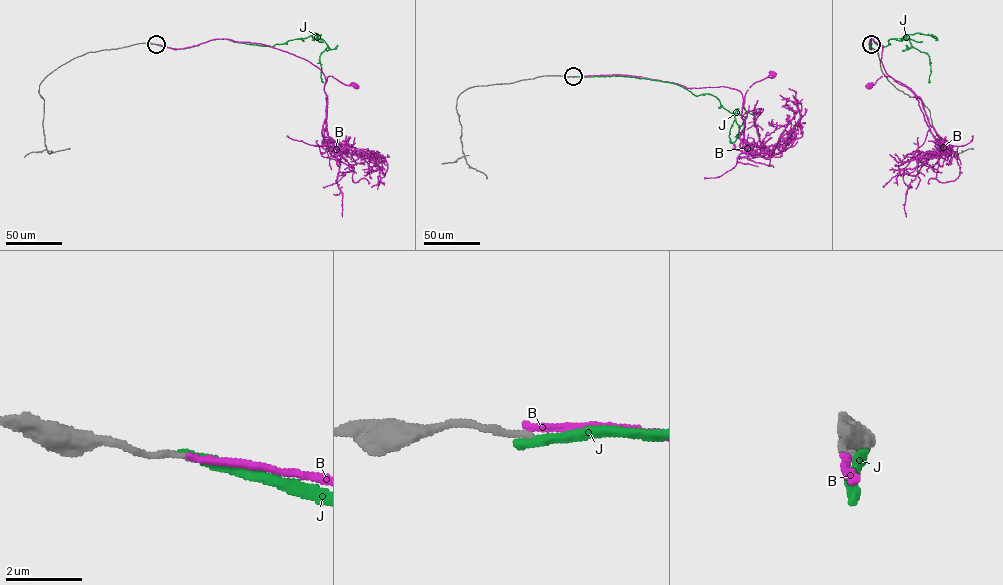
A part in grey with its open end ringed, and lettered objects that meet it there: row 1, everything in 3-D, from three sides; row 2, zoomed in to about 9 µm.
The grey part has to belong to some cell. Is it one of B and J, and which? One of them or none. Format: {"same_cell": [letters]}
{"same_cell": []}

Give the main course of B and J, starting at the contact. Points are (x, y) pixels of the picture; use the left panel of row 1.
B: (155, 44), (183, 48), (223, 38), (260, 43), (317, 66), (325, 75), (324, 86), (332, 76), (355, 87)
J: (155, 44), (182, 49), (220, 39), (272, 46), (316, 35), (327, 46), (319, 58), (323, 82)

